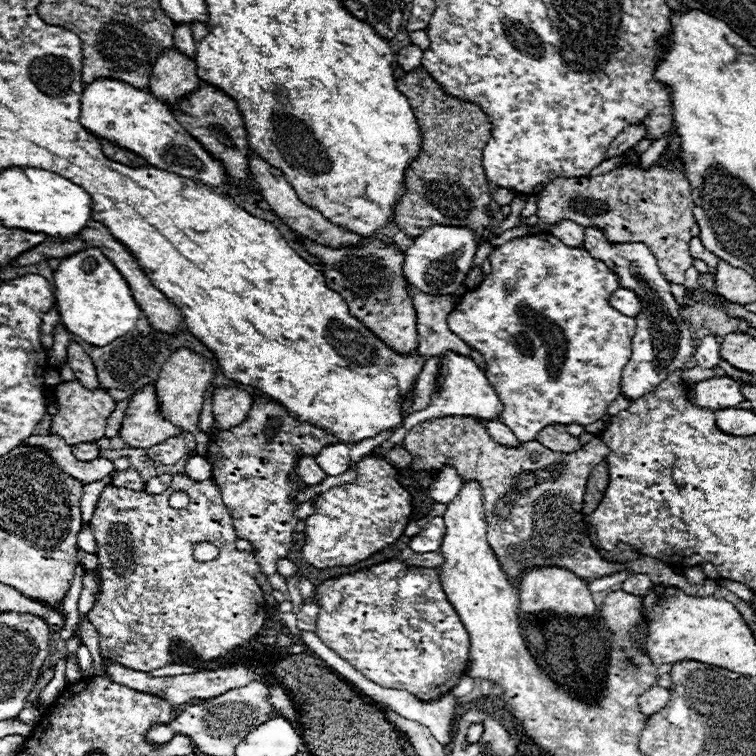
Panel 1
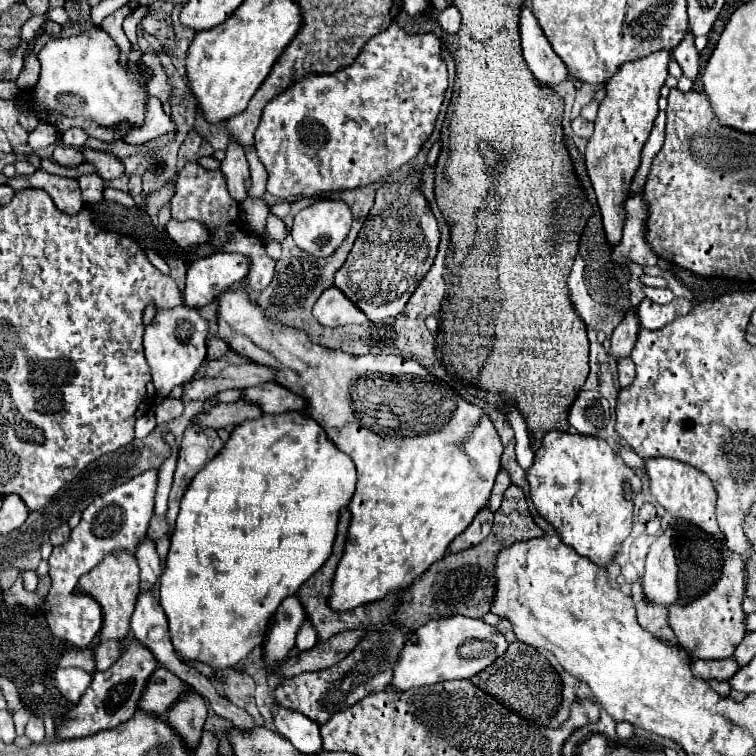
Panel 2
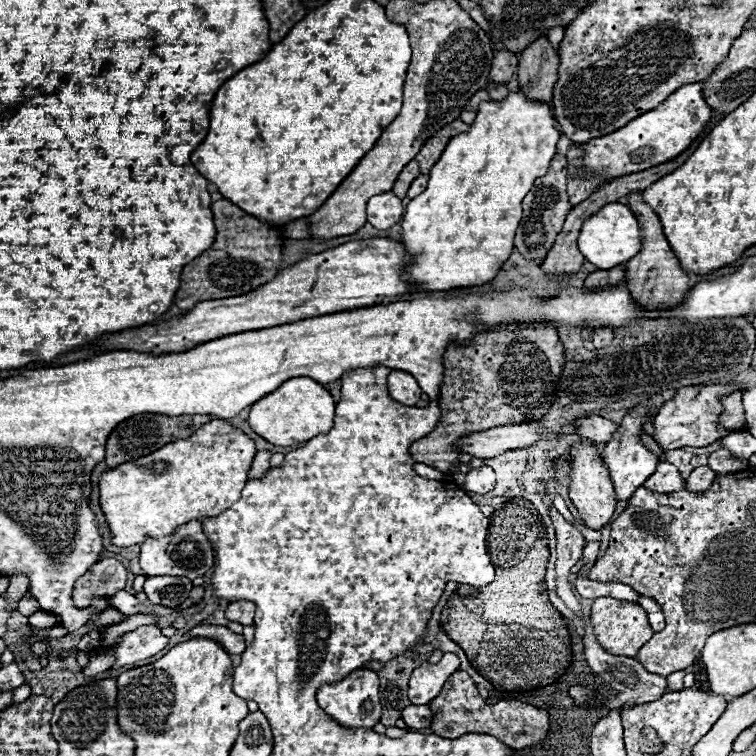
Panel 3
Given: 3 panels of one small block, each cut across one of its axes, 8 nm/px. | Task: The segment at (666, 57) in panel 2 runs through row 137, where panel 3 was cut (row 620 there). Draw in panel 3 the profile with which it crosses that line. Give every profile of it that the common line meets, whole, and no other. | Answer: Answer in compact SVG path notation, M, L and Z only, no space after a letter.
M614 598L594 600L590 620L594 626L596 640L602 644L602 648L606 652L620 654L620 656L632 656L634 658L638 654L638 650L646 644L646 640L650 640L650 636L654 634L654 630L650 628L646 610L640 604L626 602L626 600L614 600Z

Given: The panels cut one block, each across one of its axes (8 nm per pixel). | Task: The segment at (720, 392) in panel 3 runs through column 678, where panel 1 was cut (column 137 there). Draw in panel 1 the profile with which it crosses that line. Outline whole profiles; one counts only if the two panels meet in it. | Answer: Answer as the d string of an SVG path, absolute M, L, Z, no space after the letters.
M148 384L134 392L120 428L122 442L134 448L150 448L172 436L178 436L180 432L182 428L162 418L154 384Z

